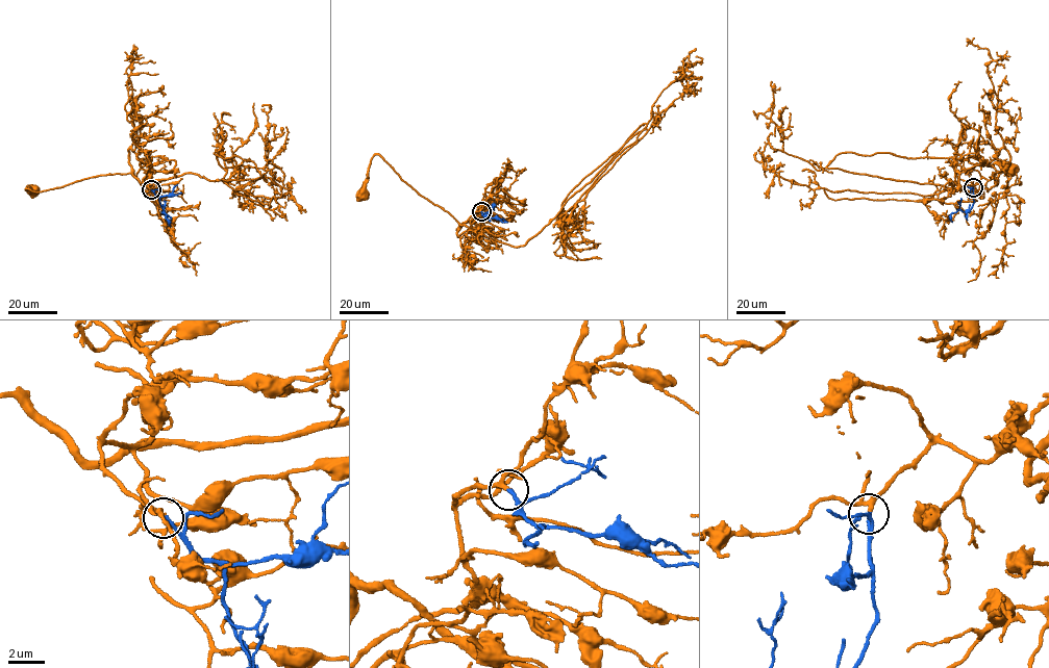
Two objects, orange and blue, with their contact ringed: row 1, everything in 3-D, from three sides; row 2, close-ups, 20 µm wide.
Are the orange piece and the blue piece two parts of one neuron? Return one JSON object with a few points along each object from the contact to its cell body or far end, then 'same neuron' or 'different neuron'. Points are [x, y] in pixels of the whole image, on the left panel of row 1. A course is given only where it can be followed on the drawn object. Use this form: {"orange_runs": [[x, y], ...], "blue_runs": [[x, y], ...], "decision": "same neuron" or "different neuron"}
{"orange_runs": [[151, 189], [141, 169], [135, 177], [99, 175], [32, 189]], "blue_runs": [[151, 189], [159, 198], [169, 225]], "decision": "same neuron"}

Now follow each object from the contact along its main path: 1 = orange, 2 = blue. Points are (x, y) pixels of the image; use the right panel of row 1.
1: (973, 187), (982, 177), (990, 179), (1000, 171), (1010, 177), (993, 165), (971, 163), (969, 157), (1012, 169)
2: (973, 187), (972, 206), (965, 211), (952, 212), (952, 222)

